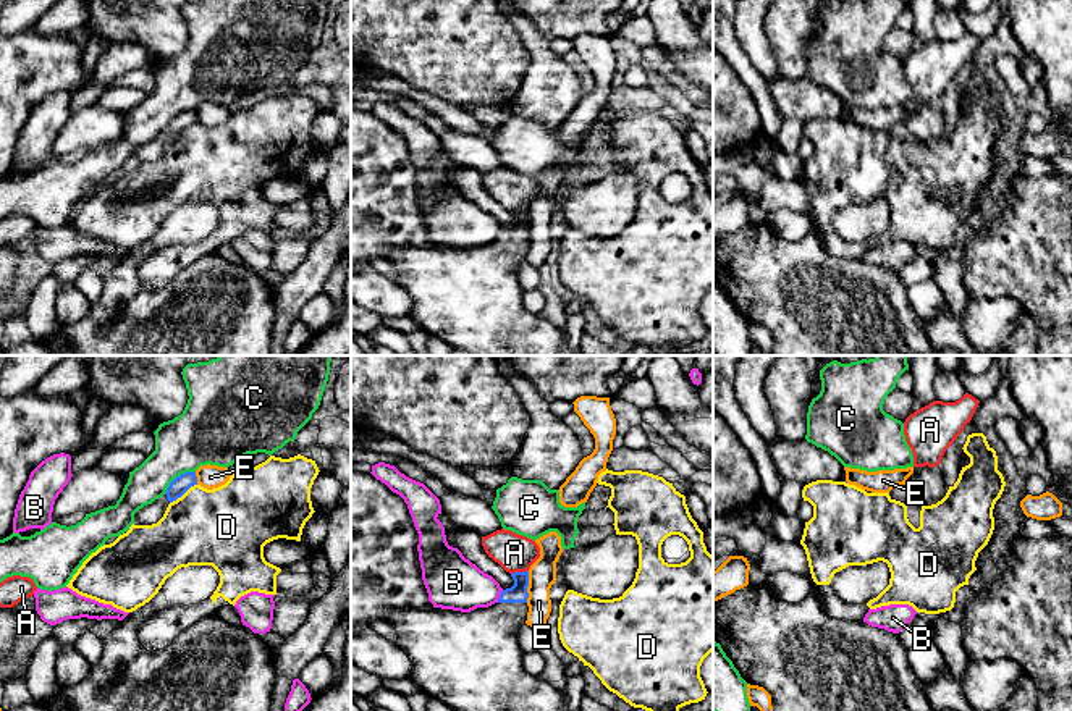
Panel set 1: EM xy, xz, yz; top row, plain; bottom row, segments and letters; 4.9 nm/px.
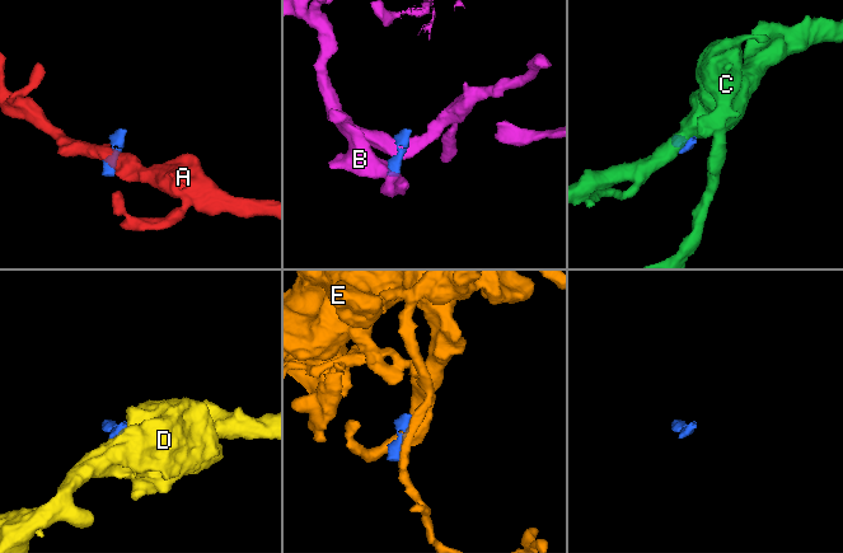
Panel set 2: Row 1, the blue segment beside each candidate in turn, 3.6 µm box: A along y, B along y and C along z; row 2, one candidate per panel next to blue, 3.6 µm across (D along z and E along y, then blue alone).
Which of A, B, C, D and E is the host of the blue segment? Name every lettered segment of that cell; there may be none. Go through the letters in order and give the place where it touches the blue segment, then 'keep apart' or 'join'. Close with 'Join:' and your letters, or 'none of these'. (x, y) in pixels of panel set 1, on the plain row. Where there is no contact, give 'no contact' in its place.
A: xz (519, 210) | keep apart
B: xz (500, 235) | keep apart
C: xy (177, 115) | keep apart
D: xy (183, 131) | keep apart
E: xz (527, 223) | keep apart
Join: none of these

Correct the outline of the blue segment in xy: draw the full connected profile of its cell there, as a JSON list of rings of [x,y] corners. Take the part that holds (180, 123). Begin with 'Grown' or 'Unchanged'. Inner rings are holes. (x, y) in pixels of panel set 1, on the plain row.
Grown. [[[186,110],[176,115],[162,136],[144,144],[134,152],[134,163],[157,162],[163,155],[168,142],[181,136],[194,123],[197,123],[196,110]]]

